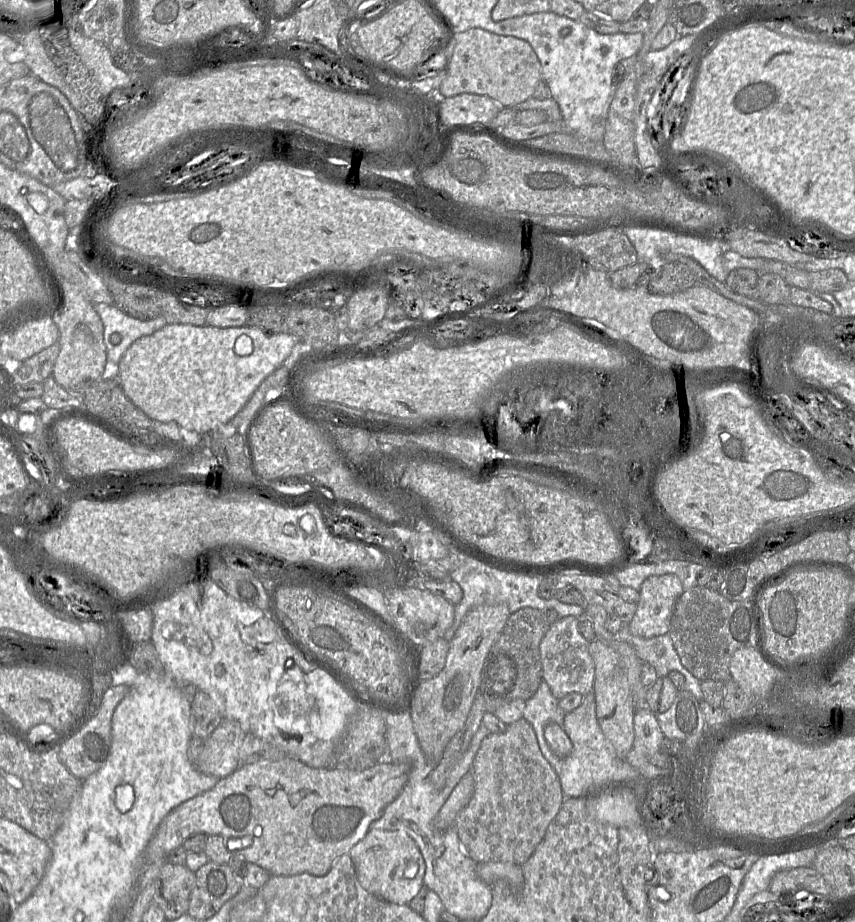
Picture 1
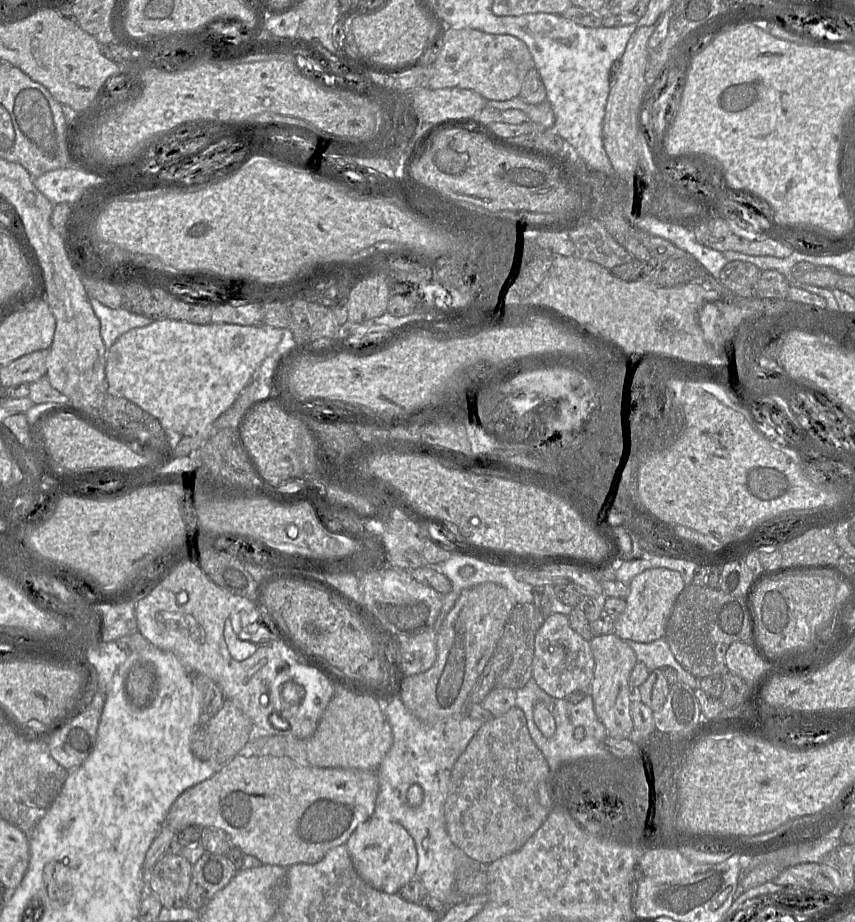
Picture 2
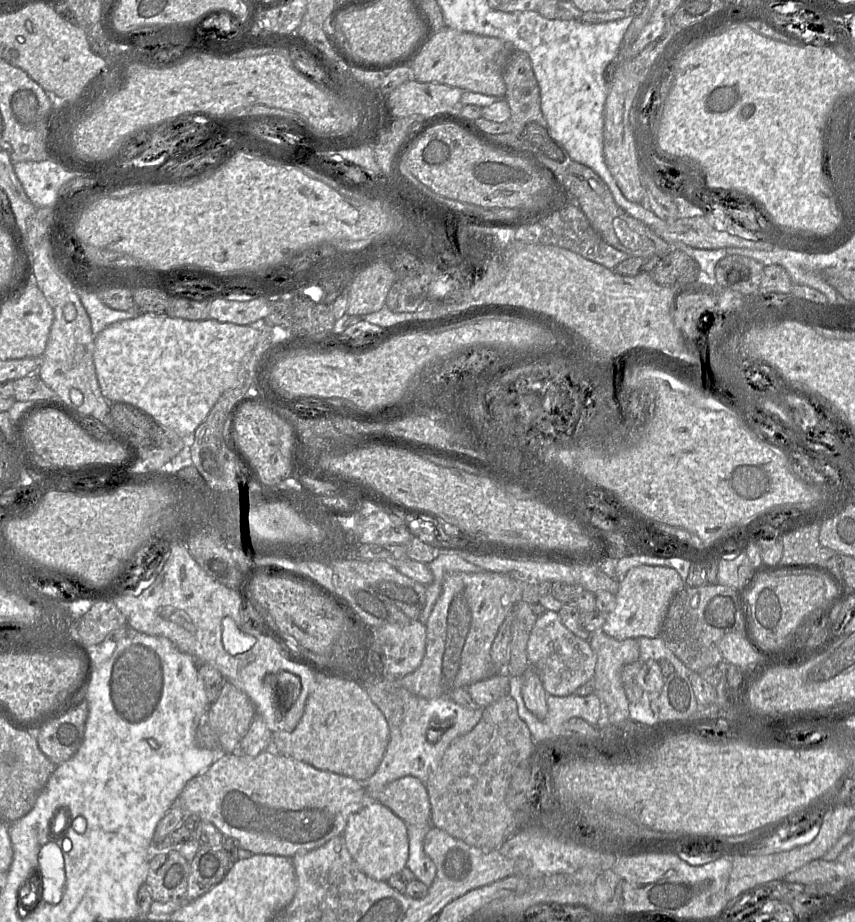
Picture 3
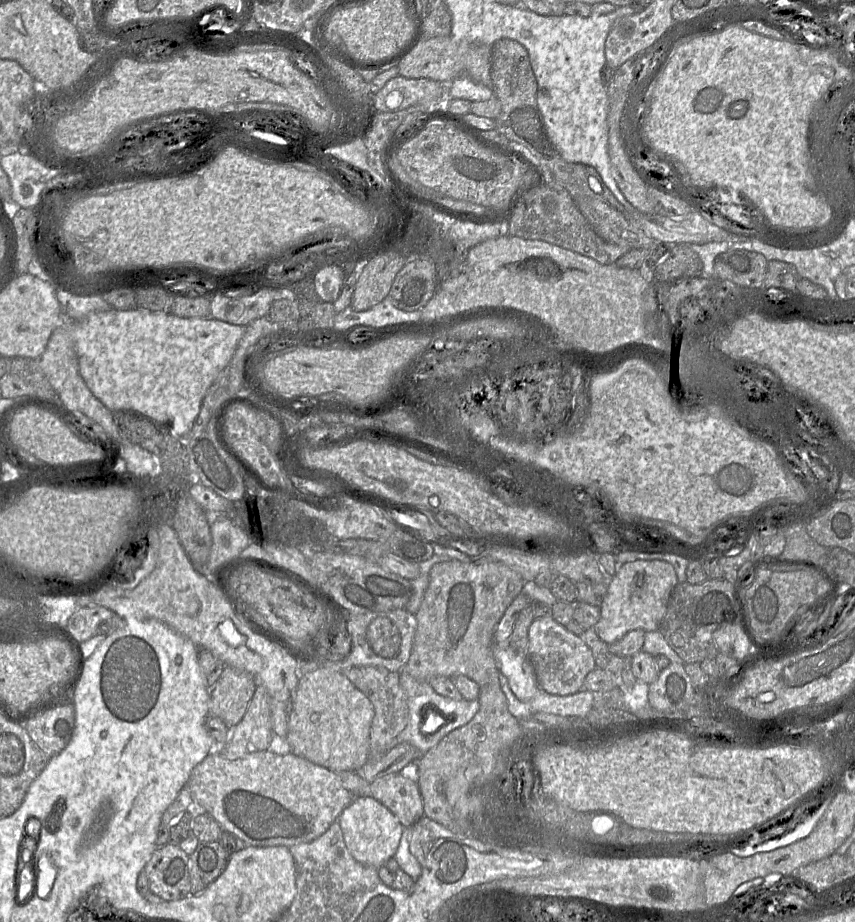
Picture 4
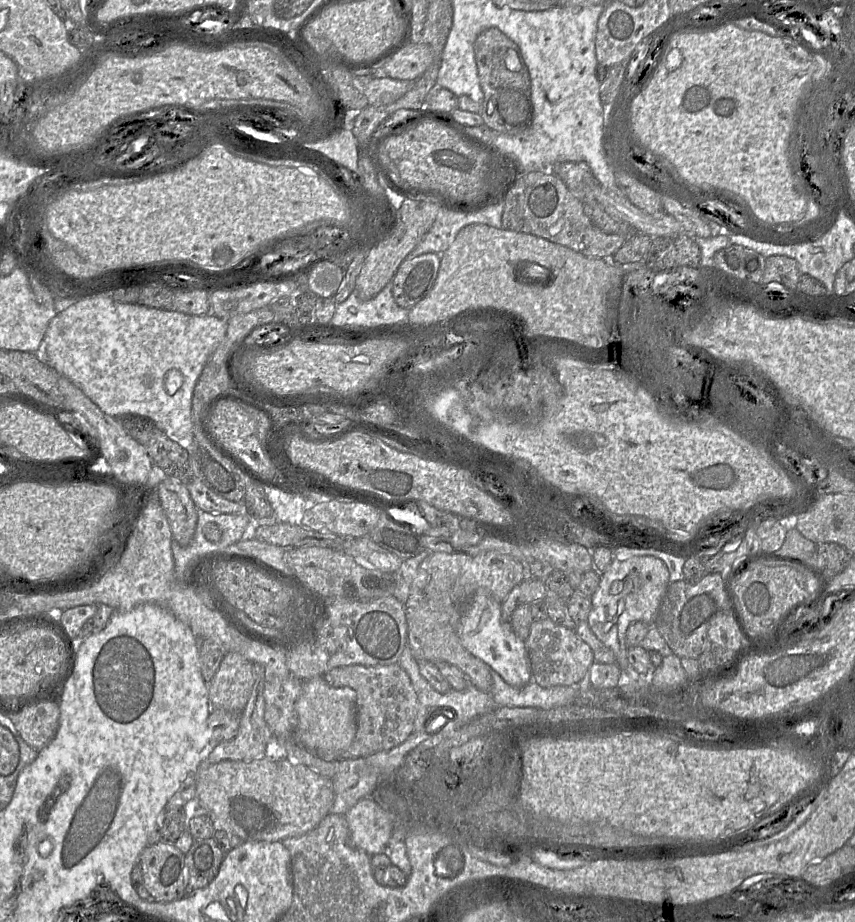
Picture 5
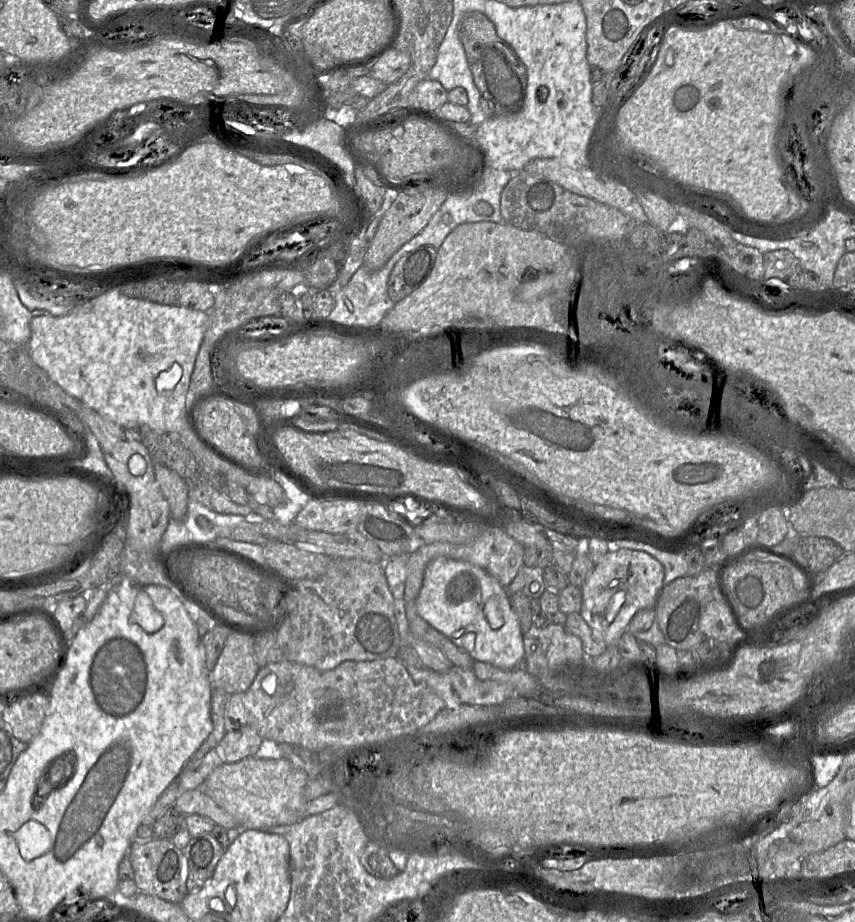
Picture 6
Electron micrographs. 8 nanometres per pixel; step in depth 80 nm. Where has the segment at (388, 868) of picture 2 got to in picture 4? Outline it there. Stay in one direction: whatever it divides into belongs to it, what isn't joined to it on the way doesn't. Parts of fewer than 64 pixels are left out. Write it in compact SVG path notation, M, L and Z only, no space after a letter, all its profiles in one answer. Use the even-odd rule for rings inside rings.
M355 797L338 821L350 854L360 863L377 869L394 857L405 830L398 818L372 797Z

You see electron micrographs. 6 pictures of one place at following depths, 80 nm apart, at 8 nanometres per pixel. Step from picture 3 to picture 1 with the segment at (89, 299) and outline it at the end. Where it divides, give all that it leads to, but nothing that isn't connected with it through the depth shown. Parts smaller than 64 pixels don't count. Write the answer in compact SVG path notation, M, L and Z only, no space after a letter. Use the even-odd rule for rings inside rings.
M92 302L92 307L102 321L110 373L113 372L115 375L117 365L133 342L153 334L168 324L162 315L149 320L139 320L113 305Z

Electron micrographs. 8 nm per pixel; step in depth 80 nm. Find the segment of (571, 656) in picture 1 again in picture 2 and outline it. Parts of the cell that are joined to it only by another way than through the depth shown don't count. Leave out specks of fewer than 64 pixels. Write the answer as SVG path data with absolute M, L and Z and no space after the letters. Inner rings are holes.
M553 613L546 617L534 640L532 675L536 684L555 699L565 698L577 690L590 693L594 668L589 641L571 628L568 616Z

